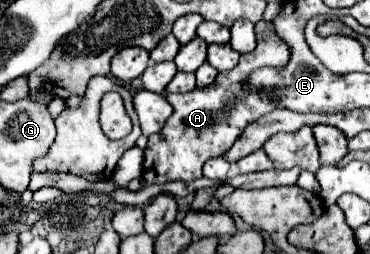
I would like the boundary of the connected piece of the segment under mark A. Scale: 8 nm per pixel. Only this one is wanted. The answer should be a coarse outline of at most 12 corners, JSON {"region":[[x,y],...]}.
{"region":[[272,22],[214,84],[166,94],[174,114],[148,138],[144,184],[202,178],[248,124],[278,108],[248,88],[284,68]]}

